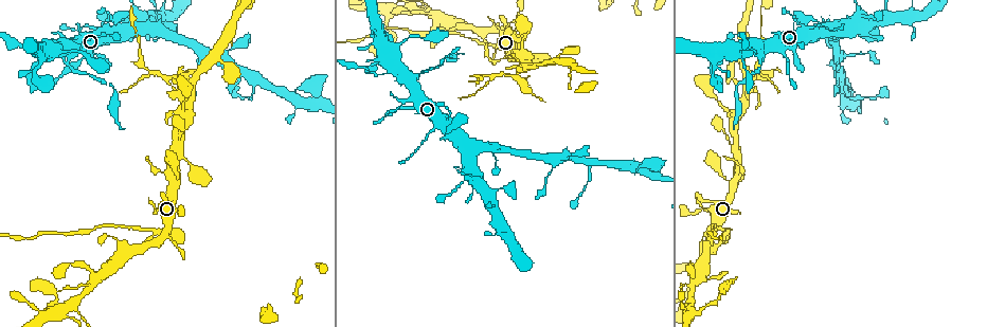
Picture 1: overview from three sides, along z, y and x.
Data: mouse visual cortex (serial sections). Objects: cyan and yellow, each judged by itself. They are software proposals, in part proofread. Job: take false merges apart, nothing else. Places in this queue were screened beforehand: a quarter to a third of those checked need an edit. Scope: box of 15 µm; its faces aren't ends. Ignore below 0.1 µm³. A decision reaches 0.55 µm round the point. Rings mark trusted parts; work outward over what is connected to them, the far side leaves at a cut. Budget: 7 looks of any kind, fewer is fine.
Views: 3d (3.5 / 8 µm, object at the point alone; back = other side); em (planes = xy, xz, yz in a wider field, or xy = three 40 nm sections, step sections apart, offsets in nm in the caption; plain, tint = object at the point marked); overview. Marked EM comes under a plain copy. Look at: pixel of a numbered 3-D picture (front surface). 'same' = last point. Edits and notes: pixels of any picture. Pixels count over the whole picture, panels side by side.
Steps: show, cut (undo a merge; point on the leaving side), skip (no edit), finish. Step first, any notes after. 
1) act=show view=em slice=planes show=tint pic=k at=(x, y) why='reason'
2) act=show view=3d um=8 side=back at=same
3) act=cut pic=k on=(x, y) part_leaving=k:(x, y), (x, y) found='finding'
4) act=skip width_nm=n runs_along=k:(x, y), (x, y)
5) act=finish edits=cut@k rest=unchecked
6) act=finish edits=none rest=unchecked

act=show view=3d um=3.5 side=back pic=1 at=(913, 12) why='three arms meet'

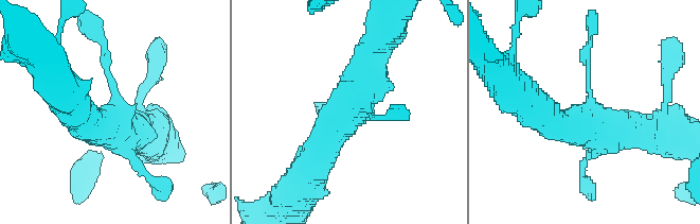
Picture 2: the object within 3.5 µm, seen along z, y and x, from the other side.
act=show view=em slice=xy step=3 show=tint pic=2 at=(590, 112)

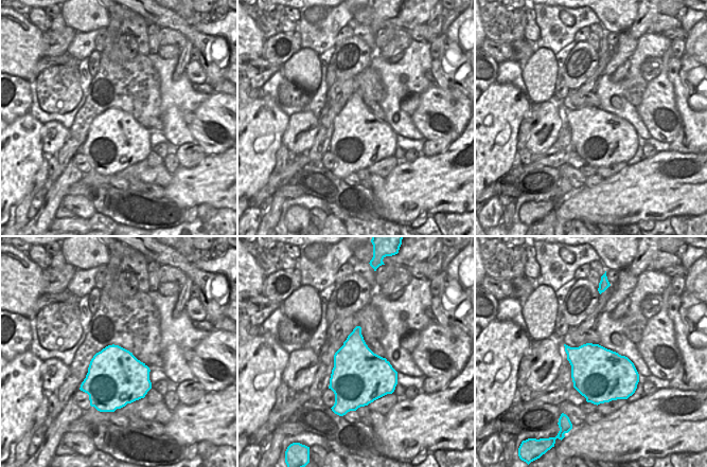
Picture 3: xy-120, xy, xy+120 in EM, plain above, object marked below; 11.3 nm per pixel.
act=skip runs_along=2:(373, 49), (360, 92), (315, 162) found='continuous, no second cell'

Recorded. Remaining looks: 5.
act=show view=3d um=3.5 pic=1 at=(69, 57) why='thin arm on a thick one'

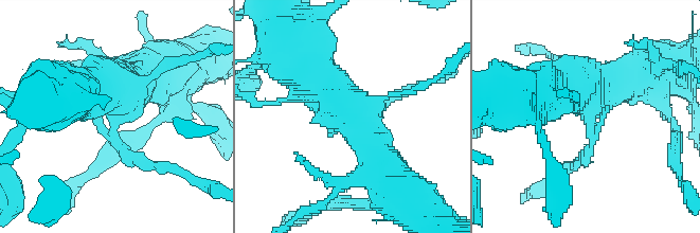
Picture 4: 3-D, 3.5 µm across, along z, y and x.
act=show view=em slice=xy step=3 show=tint pic=4 at=(118, 119) why='now the EM'

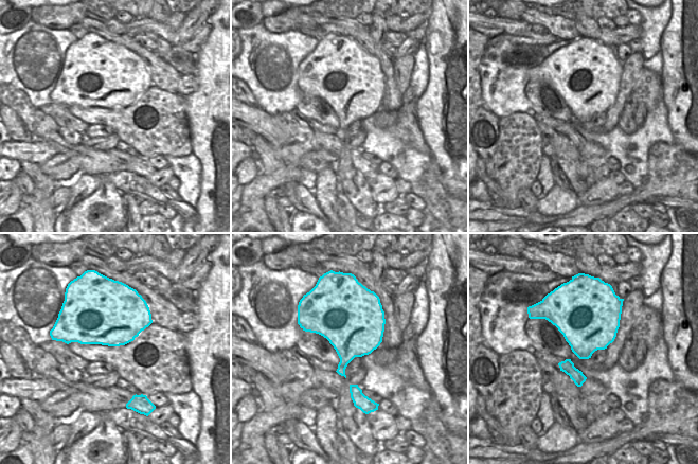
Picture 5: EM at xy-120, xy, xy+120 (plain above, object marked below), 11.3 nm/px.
act=cut pic=4 on=(142, 158) part_leaving=4:(113, 138), (133, 161), (198, 180) found='a second cell is stuck on'

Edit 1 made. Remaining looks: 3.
act=show view=3d um=3.5 pic=1 at=(147, 245) why='three arms meet'

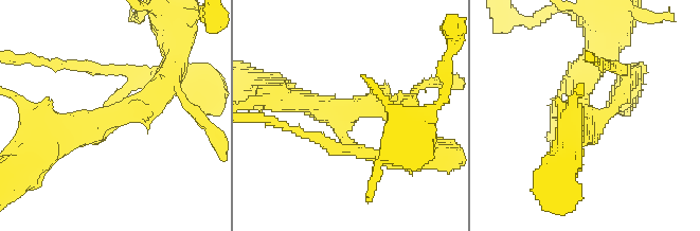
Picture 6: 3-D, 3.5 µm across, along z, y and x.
act=show view=em slice=xy step=1 show=tint pic=6 at=(344, 109) arms=3 arm_widths_nm=150,300,350 why='need the tissue'

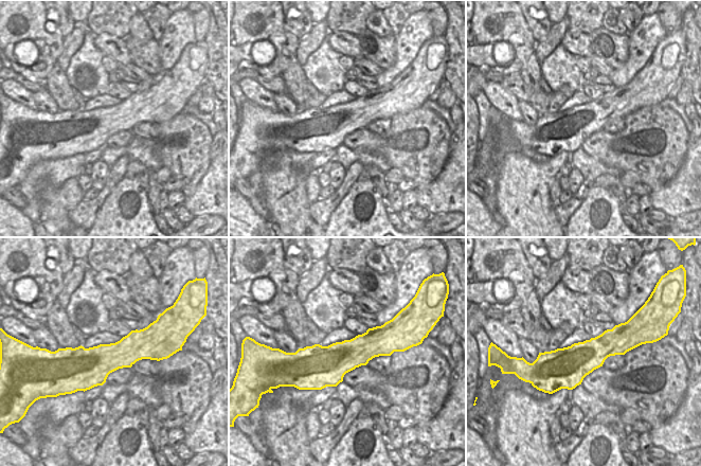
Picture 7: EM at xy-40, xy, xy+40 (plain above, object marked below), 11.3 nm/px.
act=skip runs_along=6:(166, 81), (137, 107), (46, 140) found='all the same cell'

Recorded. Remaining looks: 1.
act=finish edits=cut@4 rest=unchecked

